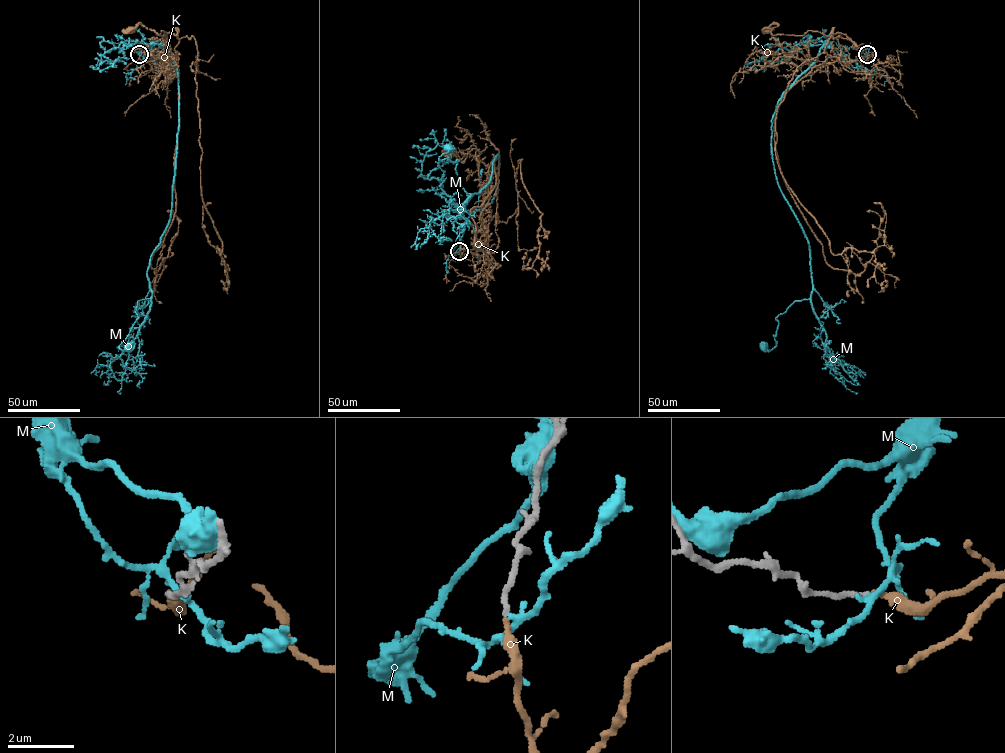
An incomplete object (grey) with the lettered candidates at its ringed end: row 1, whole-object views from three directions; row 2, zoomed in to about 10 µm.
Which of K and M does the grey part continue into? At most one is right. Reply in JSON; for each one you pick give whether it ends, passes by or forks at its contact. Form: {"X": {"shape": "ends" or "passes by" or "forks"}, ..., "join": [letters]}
{"K": {"shape": "ends"}, "join": ["K"]}

